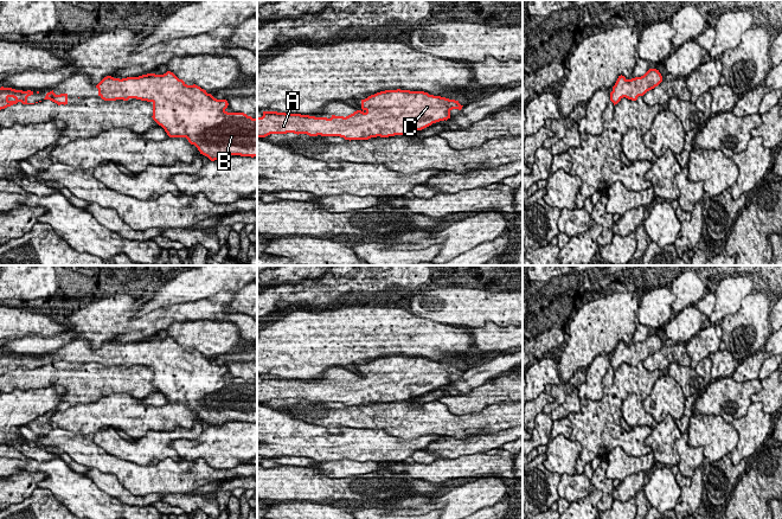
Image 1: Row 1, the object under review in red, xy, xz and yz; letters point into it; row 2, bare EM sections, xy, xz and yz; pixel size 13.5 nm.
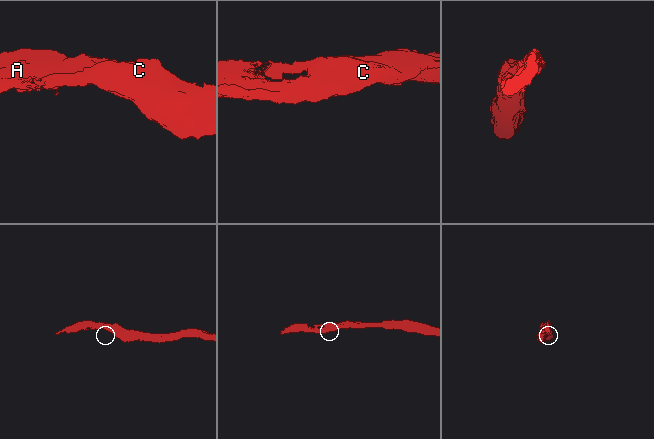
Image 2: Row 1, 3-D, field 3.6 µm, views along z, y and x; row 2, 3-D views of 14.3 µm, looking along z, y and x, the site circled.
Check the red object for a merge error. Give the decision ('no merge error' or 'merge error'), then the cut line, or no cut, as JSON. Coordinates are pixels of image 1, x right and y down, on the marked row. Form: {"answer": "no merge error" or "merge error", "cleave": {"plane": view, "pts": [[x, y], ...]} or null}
{"answer": "no merge error", "cleave": null}

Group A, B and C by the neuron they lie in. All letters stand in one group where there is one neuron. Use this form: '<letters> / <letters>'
A B C

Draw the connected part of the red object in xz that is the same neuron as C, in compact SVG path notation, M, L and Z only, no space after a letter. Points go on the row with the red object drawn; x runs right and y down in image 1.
M385 90L361 100L361 109L346 117L263 111L263 116L257 117L257 137L294 133L340 136L351 141L409 135L447 121L453 109L461 110L462 107L459 101L424 91Z

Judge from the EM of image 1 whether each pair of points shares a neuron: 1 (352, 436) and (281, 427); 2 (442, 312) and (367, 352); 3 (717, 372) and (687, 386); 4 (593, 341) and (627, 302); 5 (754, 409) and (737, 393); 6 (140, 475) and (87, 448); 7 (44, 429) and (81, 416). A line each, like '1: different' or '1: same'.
1: same
2: different
3: different
4: same
5: different
6: same
7: different

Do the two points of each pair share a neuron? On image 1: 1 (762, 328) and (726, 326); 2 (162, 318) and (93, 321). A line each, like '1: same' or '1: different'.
1: same
2: same

